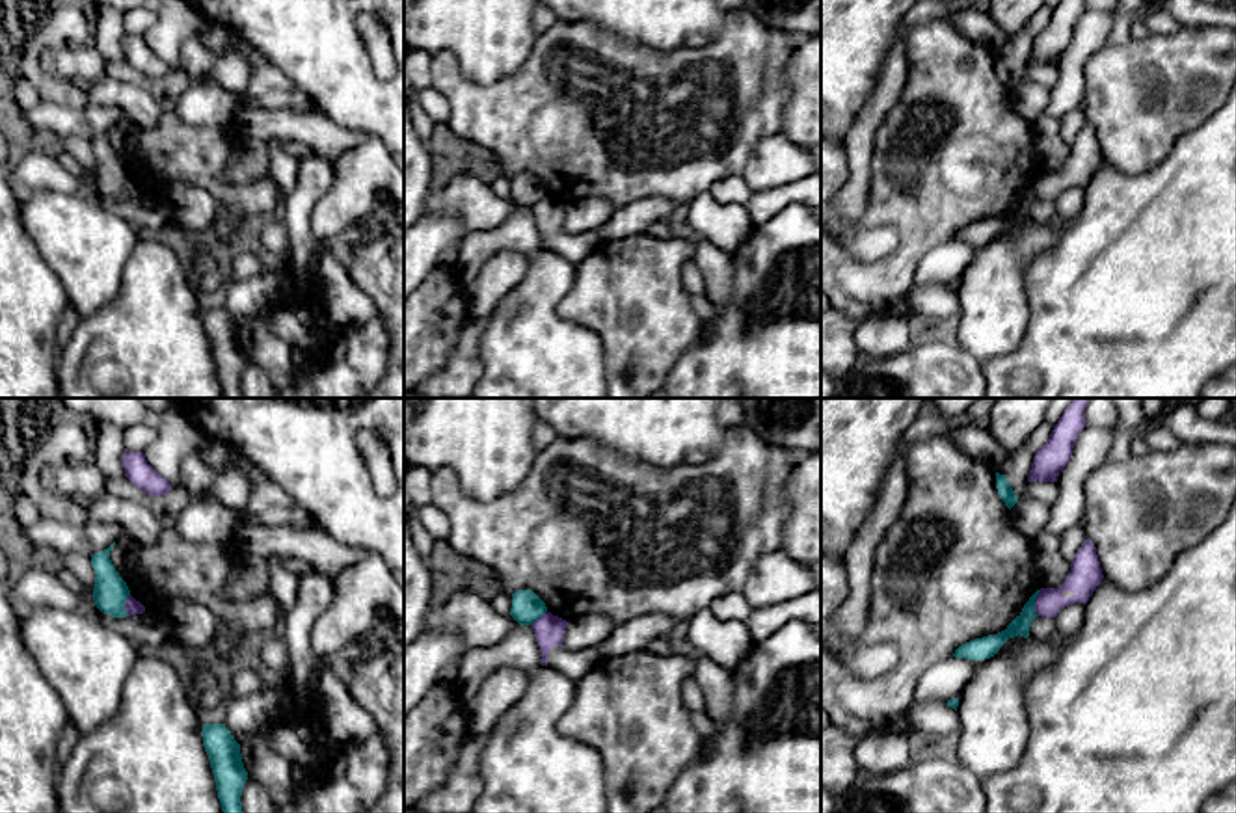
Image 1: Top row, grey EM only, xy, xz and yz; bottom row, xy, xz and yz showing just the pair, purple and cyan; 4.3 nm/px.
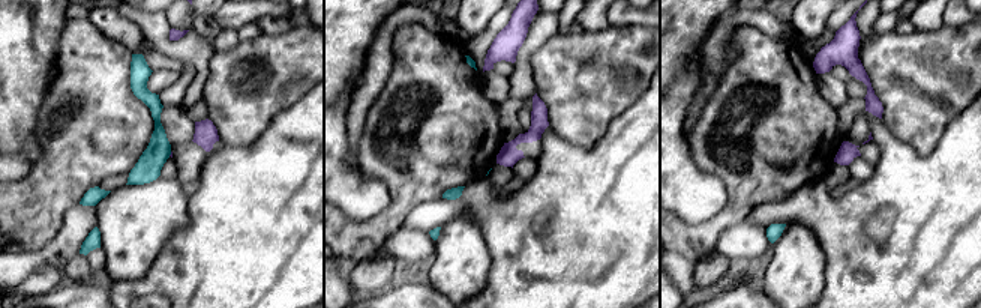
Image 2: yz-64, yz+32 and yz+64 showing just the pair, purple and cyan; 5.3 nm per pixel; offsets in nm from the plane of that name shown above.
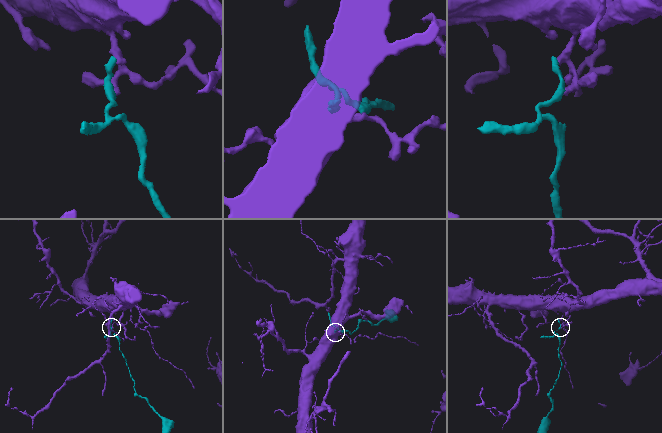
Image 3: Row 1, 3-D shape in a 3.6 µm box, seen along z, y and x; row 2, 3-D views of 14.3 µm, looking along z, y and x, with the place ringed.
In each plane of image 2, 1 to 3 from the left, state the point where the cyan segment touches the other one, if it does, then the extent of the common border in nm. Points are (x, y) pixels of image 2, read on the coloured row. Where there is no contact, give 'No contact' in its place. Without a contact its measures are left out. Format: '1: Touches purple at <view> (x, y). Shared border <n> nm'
1: Touches purple at yz-64 (171, 154). Shared border 30 nm
2: No contact
3: No contact

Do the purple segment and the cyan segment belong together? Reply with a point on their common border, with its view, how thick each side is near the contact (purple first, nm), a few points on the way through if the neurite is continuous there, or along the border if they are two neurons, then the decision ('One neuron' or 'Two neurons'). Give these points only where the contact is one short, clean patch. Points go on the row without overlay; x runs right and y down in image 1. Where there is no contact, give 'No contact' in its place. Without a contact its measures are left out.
Touches purple at yz (1035, 186). Thickness 140 nm (purple) against 80 nm. Boundary: yz (1041, 173), (1035, 183), (1035, 198). Two neurons

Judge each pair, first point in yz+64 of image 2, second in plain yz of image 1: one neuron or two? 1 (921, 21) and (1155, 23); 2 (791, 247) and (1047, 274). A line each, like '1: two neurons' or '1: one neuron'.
1: one neuron
2: two neurons

